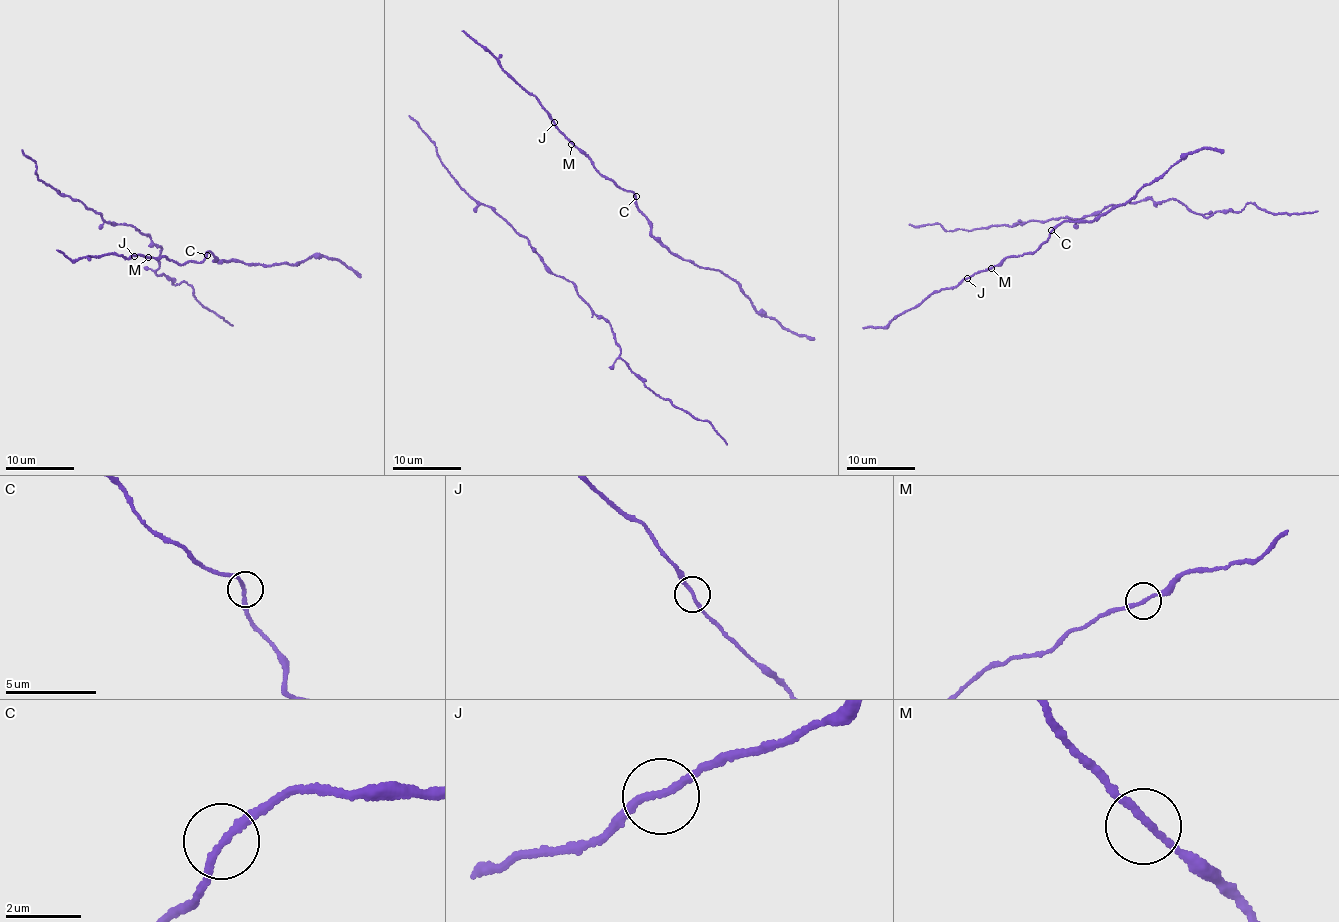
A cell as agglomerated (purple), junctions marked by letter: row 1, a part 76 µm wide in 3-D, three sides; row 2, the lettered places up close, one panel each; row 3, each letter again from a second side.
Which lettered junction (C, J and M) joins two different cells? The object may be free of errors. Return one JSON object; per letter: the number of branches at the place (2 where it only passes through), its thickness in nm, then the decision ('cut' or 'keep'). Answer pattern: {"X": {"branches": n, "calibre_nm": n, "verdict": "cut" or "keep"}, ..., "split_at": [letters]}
{"C": {"branches": 2, "calibre_nm": 190, "verdict": "keep"}, "J": {"branches": 2, "calibre_nm": 190, "verdict": "keep"}, "M": {"branches": 2, "calibre_nm": 180, "verdict": "keep"}, "split_at": []}

